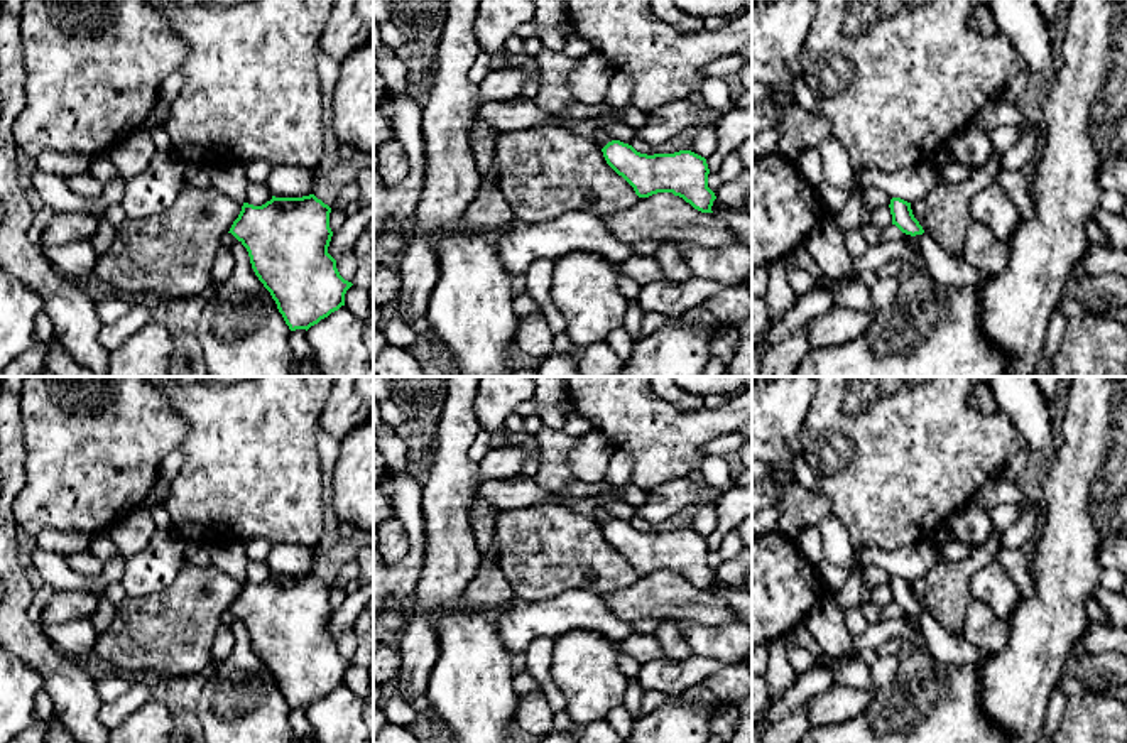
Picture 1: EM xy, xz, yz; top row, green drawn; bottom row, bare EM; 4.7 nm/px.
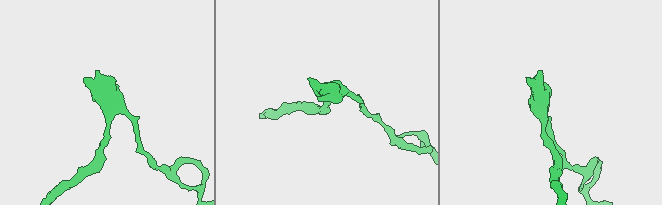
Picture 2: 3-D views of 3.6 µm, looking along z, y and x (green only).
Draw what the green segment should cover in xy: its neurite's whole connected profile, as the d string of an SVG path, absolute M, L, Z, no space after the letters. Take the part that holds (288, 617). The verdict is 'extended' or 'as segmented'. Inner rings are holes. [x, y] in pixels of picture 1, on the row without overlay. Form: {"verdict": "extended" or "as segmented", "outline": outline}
{"verdict": "as segmented", "outline": "M314 572L302 576L272 574L262 584L243 581L231 611L248 630L252 647L270 670L291 709L309 708L345 684L345 672L353 664L345 659L336 638L328 632L333 615L329 606L331 586Z"}

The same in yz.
{"verdict": "as segmented", "outline": "M892 576L889 586L892 593L892 603L896 603L902 611L911 615L924 611L923 605L912 593L911 581L901 576Z"}

